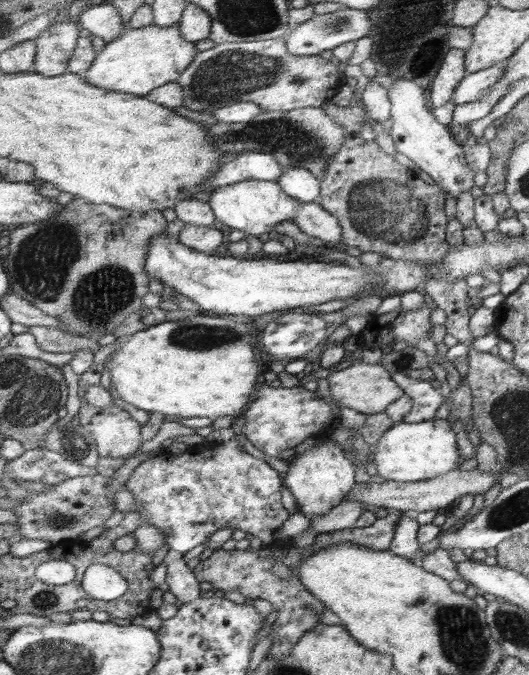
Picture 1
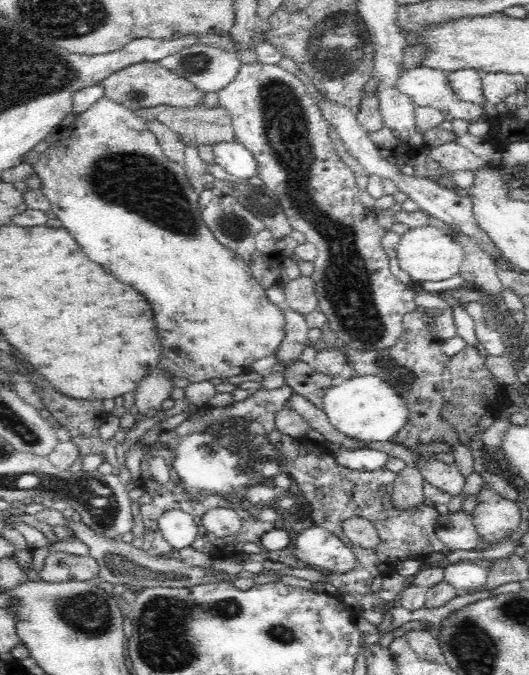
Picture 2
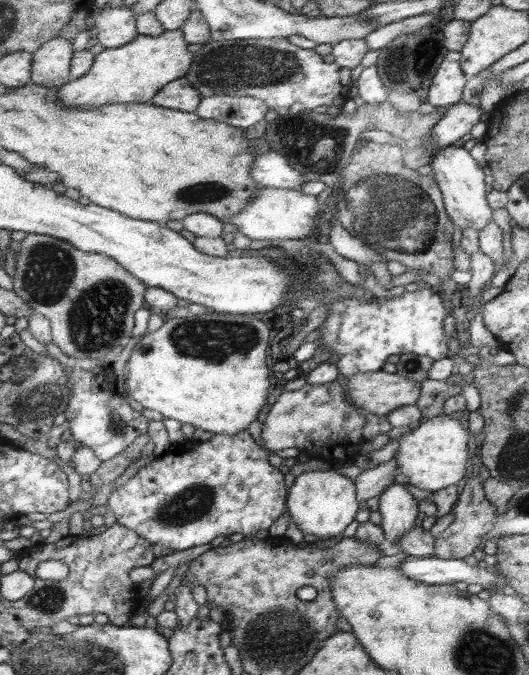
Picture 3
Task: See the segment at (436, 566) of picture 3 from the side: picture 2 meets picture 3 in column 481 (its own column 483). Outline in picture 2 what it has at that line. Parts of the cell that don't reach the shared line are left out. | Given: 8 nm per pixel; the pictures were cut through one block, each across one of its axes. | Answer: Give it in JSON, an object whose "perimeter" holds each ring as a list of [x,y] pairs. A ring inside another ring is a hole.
{"perimeter":[[[460,561],[443,568],[447,582],[458,591],[466,592],[468,589],[482,587],[487,582],[486,568],[478,566],[475,562]]]}

